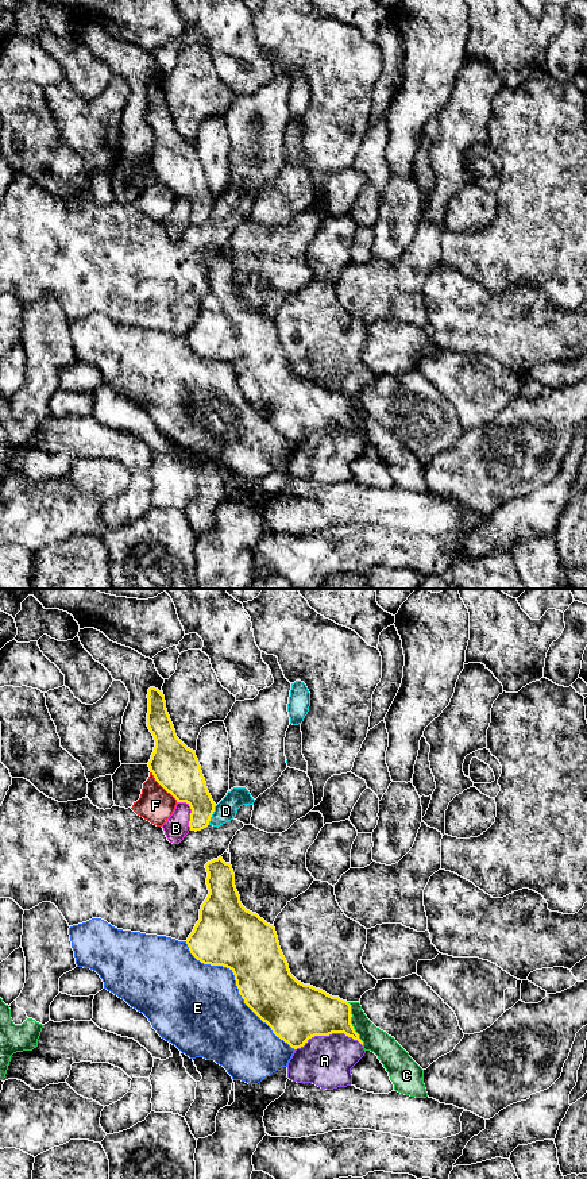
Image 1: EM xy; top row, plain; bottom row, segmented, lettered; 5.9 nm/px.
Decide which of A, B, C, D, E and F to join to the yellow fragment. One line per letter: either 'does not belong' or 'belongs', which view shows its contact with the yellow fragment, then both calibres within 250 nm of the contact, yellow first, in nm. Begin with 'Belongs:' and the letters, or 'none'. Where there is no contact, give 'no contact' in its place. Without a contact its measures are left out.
Belongs: none
A: does not belong; contact in xy; calibres 340 and 300 nm
B: does not belong; contact in xy; calibres 260 and 150 nm
C: does not belong; contact in xy; calibres 280 and 150 nm
D: does not belong; contact in xy; calibres 220 and 130 nm
E: does not belong; contact in xy; calibres 340 and 480 nm
F: does not belong; contact in xy; calibres 280 and 200 nm

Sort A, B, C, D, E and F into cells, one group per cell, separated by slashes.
A / B / C / D / E / F

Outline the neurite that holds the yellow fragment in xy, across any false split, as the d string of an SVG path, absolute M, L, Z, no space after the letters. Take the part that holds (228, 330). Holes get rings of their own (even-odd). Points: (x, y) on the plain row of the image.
M219 251L208 257L205 263L209 289L201 300L200 315L186 335L190 348L204 359L229 363L244 398L291 443L304 442L314 431L332 428L344 428L363 440L351 419L351 400L347 396L304 379L290 369L274 320L242 300L231 258Z

